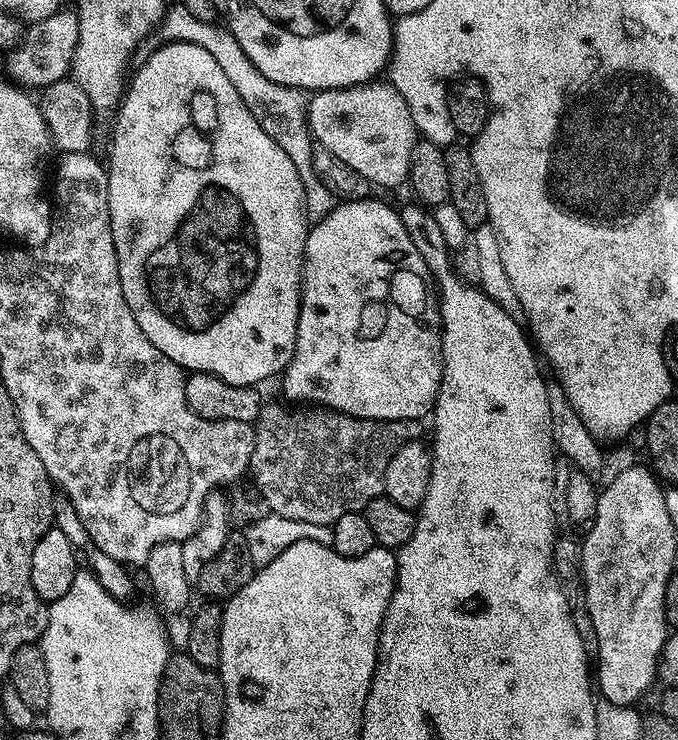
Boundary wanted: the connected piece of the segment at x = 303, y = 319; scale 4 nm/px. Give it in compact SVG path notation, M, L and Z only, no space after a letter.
M365 198L362 200L344 200L337 203L326 218L315 221L309 227L306 246L304 247L304 270L300 289L300 313L298 314L298 334L296 349L292 361L282 373L285 392L294 400L317 402L319 405L335 408L363 420L420 420L431 413L436 406L436 395L444 373L442 358L442 338L440 337L440 306L438 292L429 273L426 262L422 262L422 254L414 250L414 242L410 242L410 234L406 234L406 226L402 226L399 211L380 200Z

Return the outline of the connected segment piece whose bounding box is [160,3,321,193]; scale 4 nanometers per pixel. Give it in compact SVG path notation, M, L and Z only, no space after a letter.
M175 3L165 11L164 19L161 21L160 35L165 43L192 44L202 46L214 57L214 62L225 71L226 78L233 83L234 90L246 104L250 114L254 115L262 130L274 139L282 150L286 151L290 160L294 162L298 176L302 179L303 192L308 188L316 188L321 182L319 176L313 169L312 149L314 139L308 124L309 97L301 88L282 86L280 83L272 82L242 50L237 38L225 26L213 21L206 21L194 17L190 10L179 3Z

